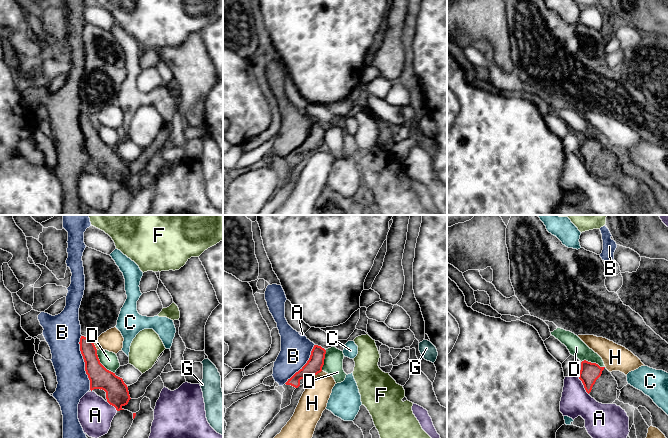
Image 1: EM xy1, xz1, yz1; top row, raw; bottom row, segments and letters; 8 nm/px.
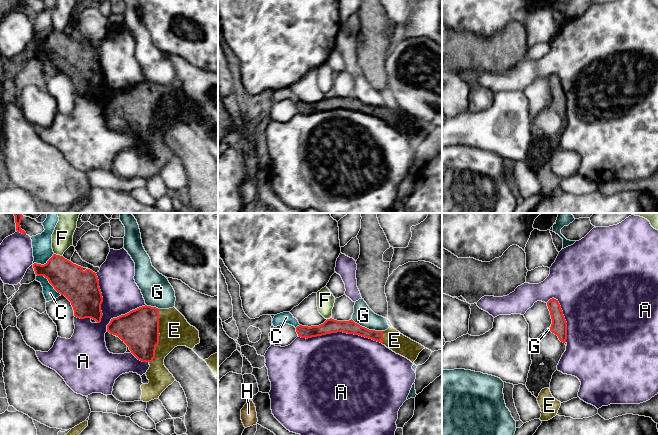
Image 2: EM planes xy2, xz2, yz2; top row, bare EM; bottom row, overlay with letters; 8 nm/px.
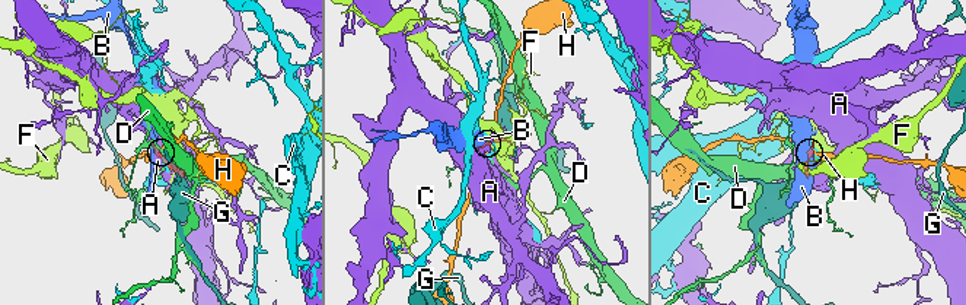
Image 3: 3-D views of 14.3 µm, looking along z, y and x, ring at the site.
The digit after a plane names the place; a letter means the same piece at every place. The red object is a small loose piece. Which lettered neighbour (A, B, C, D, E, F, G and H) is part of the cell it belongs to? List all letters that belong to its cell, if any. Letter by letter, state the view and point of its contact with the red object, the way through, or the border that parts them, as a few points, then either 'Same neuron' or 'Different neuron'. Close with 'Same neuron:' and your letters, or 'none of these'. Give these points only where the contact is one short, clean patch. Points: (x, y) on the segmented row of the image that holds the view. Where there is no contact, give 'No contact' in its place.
A: Touches red at xz2 (340, 331). Different neuron
B: Touches red at xy1 (84, 361). Different neuron
C: Touches red at xy2 (49, 282). Different neuron
D: Touches red at xy1 (100, 363). Boundary: xy1 (96, 350), (99, 361), (114, 373). Different neuron
E: Touches red at xy2 (159, 335). Path across: xy2 (139, 329), (159, 335), (164, 330), (174, 330). Same neuron
F: Touches red at xy2 (58, 255). Different neuron
G: Touches red at xz2 (366, 328). Boundary: xz2 (351, 318), (369, 329), (382, 331). Different neuron
H: Touches red at xz1 (314, 374). Boundary: xz1 (321, 370), (308, 380). Different neuron
Same neuron: E

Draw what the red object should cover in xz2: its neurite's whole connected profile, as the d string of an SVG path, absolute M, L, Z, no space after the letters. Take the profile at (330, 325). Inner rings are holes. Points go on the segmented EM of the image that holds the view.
M330 318L319 326L299 325L296 327L296 332L299 337L306 339L337 332L359 335L382 343L412 363L417 359L419 353L425 349L424 346L404 336L393 327L389 327L385 331L369 330L355 323L352 319L349 321L337 321Z

